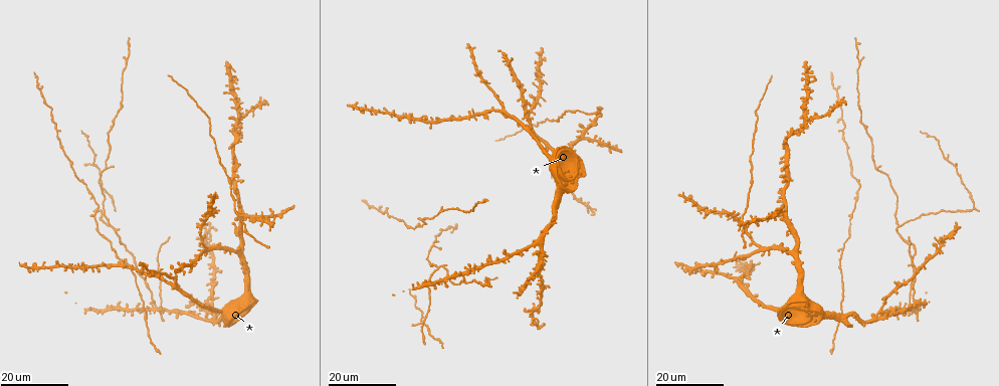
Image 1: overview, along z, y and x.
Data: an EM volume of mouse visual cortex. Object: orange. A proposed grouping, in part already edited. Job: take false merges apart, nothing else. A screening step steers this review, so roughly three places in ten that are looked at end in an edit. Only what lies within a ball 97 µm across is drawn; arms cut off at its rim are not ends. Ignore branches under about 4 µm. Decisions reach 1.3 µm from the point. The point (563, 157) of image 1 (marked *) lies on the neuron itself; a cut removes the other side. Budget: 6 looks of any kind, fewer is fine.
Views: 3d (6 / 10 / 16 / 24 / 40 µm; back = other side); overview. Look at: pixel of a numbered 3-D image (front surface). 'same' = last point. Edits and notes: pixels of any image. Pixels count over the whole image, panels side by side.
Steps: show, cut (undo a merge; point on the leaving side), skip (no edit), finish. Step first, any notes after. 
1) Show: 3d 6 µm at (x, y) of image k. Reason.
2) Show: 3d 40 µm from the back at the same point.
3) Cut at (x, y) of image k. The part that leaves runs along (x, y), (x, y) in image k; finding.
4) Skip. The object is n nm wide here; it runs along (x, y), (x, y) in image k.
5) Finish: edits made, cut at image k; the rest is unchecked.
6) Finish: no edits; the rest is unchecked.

Show: 3d 16 µm at (227, 179) of image 1. Sudden change in width.

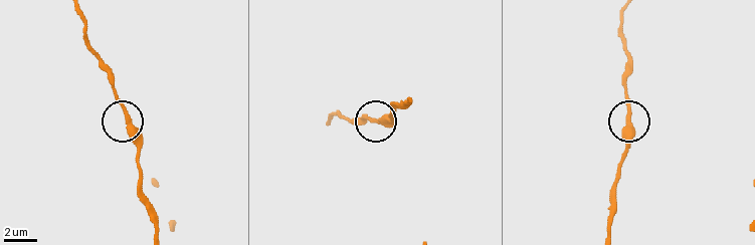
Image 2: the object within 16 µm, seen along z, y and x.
Show: 3d 10 µm at (629, 115) of image 2.

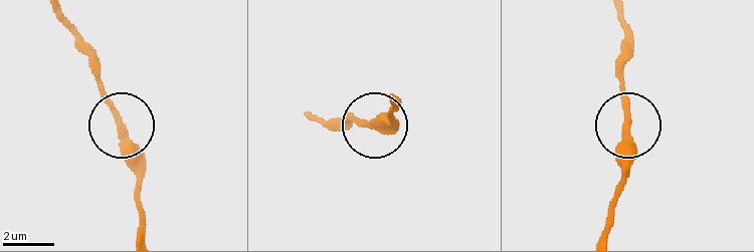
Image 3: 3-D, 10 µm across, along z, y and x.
Skip. The object is 280 nm wide here; one neuron here.

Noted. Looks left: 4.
Show: 3d 16 µm at (914, 264) of image 1. Calibre changes.

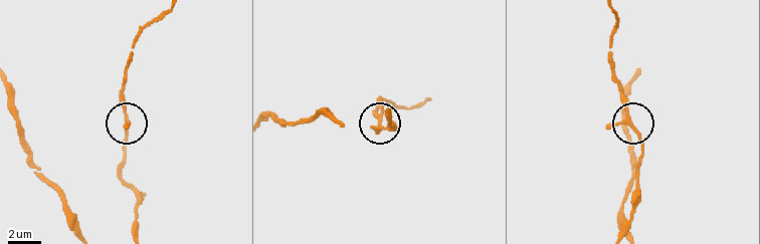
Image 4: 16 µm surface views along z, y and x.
Show: 3d 10 µm at (633, 128) of image 4.

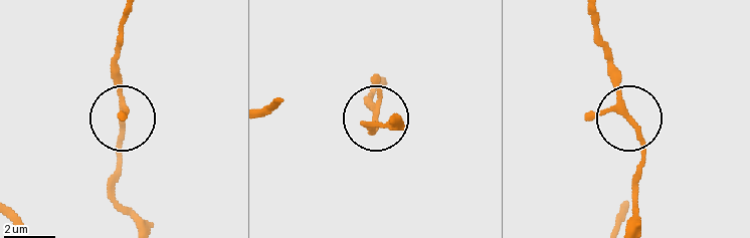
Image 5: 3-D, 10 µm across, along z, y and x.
Skip. One neuron here.

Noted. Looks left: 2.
Show: 3d 16 µm at (877, 169) of image 1. Three-way junction.

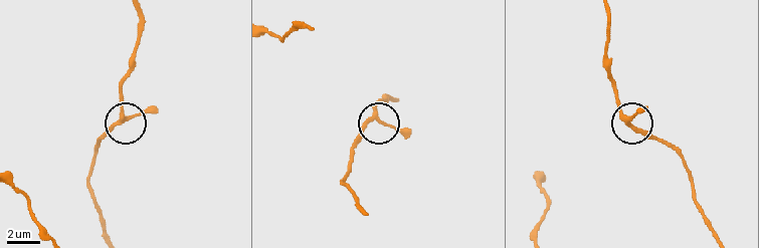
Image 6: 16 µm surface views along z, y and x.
Show: 3d 6 µm at (632, 125) of image 6.

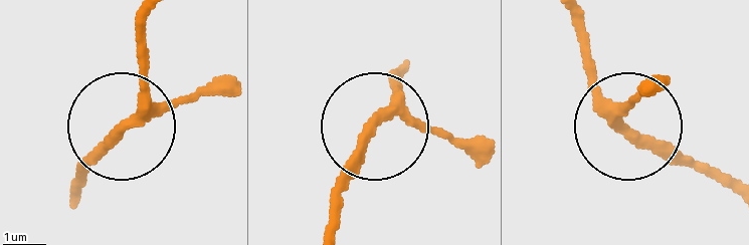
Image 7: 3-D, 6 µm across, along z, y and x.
Skip. The object is 190 nm wide here; it runs along (737, 192), (662, 156), (607, 101), (585, 40) in image 7; all the same neuron.

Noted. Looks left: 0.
Finish: no edits; the rest is unchecked.

